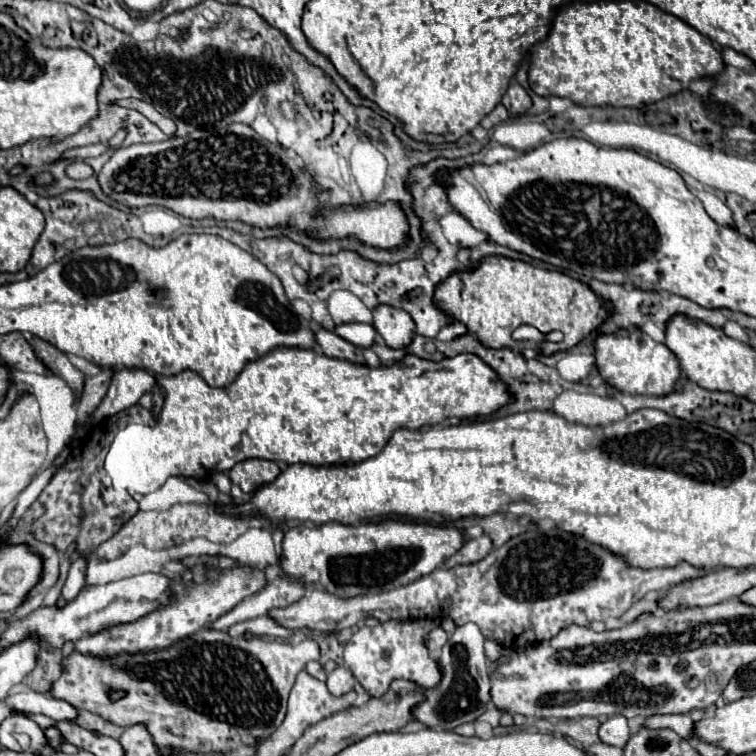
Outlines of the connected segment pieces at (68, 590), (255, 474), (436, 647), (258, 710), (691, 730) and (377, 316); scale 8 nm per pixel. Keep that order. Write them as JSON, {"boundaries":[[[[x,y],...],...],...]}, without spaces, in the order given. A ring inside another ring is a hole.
{"boundaries":[[[[81,553],[75,557],[75,561],[69,569],[69,577],[61,589],[61,595],[57,599],[57,607],[67,605],[69,601],[73,601],[79,595],[79,591],[85,585],[85,567],[87,567],[87,553]]],[[[245,459],[229,469],[231,481],[245,493],[253,493],[253,487],[259,487],[261,483],[271,483],[279,473],[279,465],[267,459]]],[[[435,627],[429,635],[427,635],[427,643],[429,643],[429,649],[437,655],[439,651],[441,651],[441,647],[447,643],[447,639],[449,639],[449,635],[443,631],[443,627]]],[[[203,627],[187,639],[149,653],[93,657],[77,651],[77,657],[71,655],[63,659],[63,673],[59,681],[55,681],[51,695],[77,709],[87,709],[119,727],[131,727],[137,723],[145,725],[163,755],[171,755],[171,747],[195,753],[255,747],[257,739],[271,735],[283,723],[287,697],[297,673],[305,669],[307,661],[317,661],[319,655],[321,651],[315,639],[305,639],[299,645],[287,645],[265,641],[257,635],[251,635],[249,639],[243,635],[231,637],[227,631]],[[113,691],[123,691],[125,695],[121,699],[111,699],[109,695]],[[213,699],[221,699],[219,705],[213,705]]],[[[653,715],[653,717],[647,717],[643,725],[645,727],[669,727],[685,739],[695,737],[695,721],[689,715]]],[[[377,305],[373,309],[373,327],[389,347],[405,347],[409,335],[413,335],[413,319],[409,319],[409,313],[391,305]]]]}

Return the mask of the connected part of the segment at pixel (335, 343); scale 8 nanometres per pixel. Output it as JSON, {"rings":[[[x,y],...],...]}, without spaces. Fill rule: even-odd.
{"rings":[[[319,327],[315,331],[315,341],[319,345],[319,349],[327,355],[327,357],[337,357],[337,359],[345,359],[345,361],[353,361],[353,363],[365,363],[363,359],[363,351],[361,347],[341,339],[339,335],[335,335],[333,331],[327,331],[323,327]]]}

